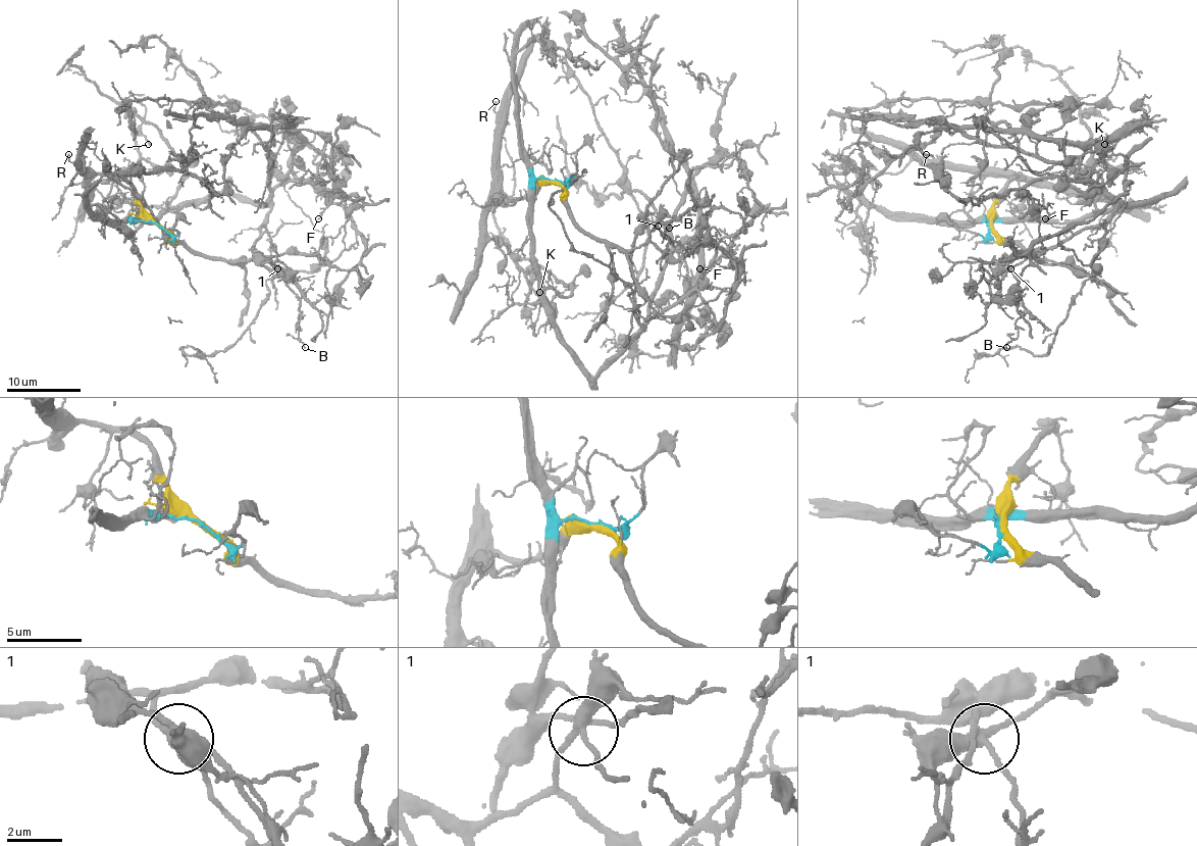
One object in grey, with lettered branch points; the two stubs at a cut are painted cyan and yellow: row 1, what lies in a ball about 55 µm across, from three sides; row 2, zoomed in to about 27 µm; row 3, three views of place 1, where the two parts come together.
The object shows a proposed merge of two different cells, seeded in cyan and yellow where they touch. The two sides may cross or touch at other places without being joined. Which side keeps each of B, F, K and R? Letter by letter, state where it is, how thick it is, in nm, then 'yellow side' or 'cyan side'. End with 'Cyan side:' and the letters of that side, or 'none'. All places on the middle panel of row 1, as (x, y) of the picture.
B: (669, 228) | 90 nm | cyan side
F: (699, 268) | 100 nm | cyan side
K: (539, 292) | 70 nm | yellow side
R: (496, 101) | 100 nm | yellow side
Cyan side: B, F

